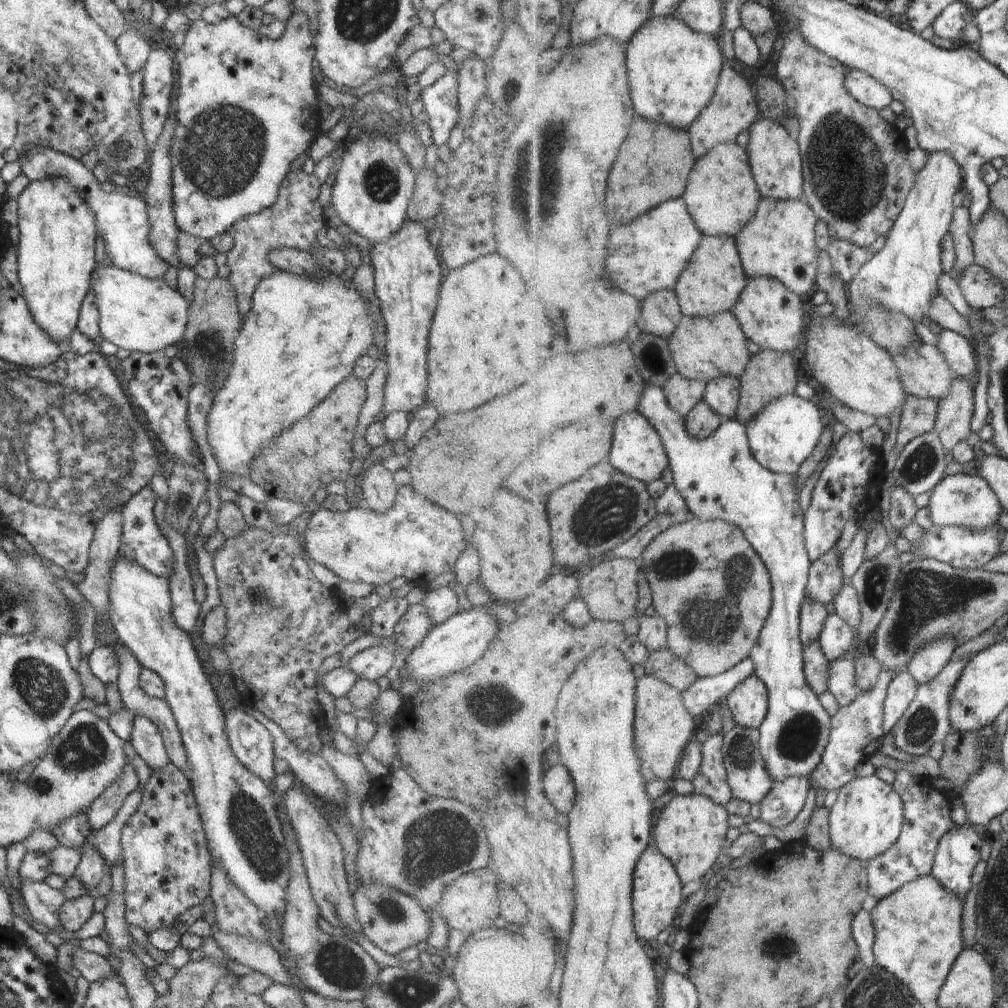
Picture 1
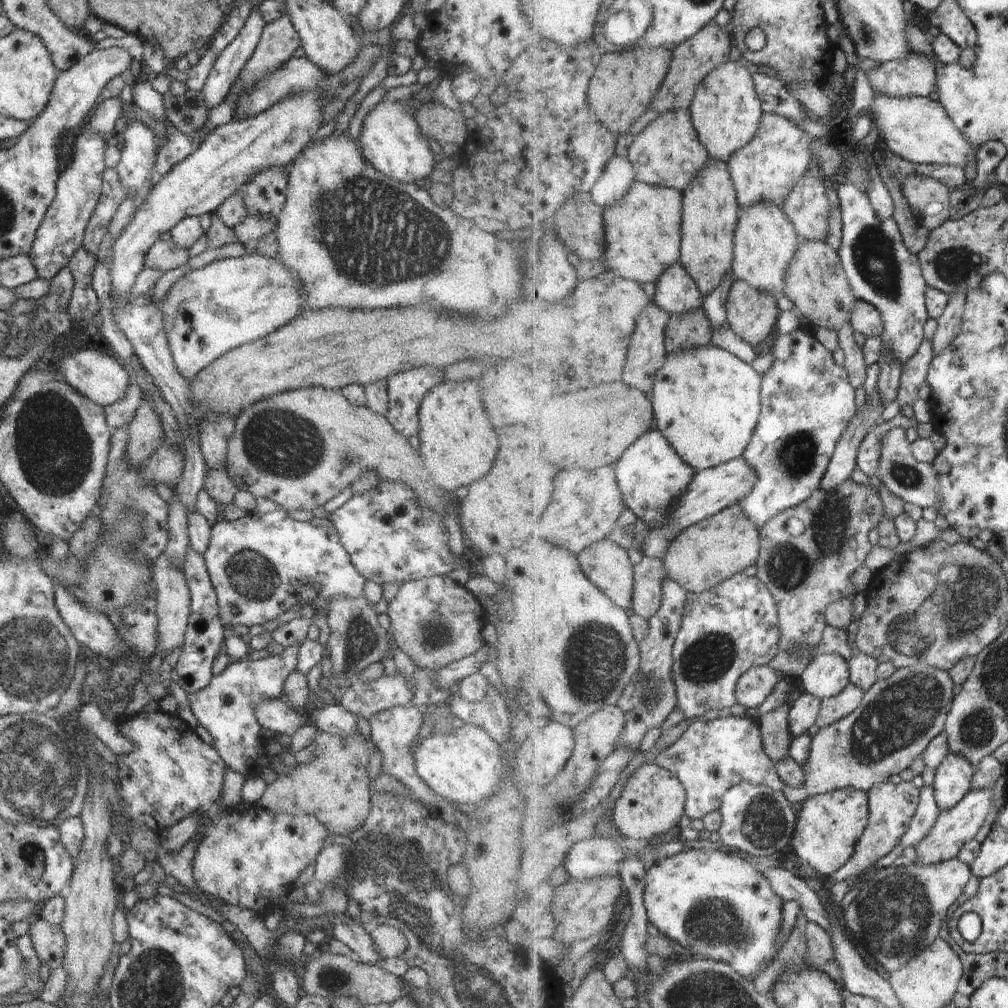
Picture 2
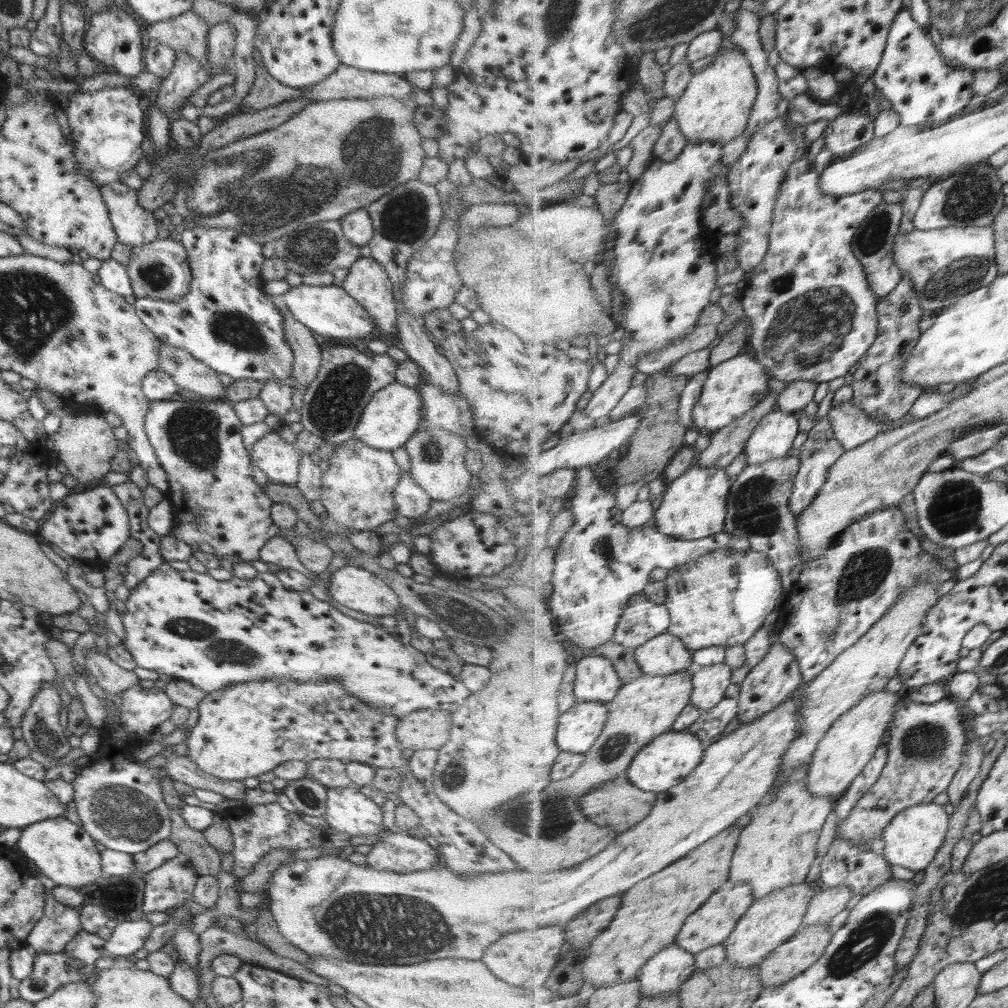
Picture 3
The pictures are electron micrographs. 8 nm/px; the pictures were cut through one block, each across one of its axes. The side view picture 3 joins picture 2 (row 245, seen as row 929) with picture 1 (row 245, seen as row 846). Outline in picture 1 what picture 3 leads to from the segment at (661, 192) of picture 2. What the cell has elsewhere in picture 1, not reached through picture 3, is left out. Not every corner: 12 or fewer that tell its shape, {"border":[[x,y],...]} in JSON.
{"border":[[704,236],[675,286],[684,315],[733,310],[750,280],[734,237]]}

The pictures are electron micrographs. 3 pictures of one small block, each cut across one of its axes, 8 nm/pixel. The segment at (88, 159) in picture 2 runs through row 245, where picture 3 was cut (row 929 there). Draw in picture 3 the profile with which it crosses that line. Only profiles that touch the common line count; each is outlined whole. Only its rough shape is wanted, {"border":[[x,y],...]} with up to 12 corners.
{"border":[[32,860],[32,874],[45,886],[42,918],[26,942],[38,953],[63,951],[83,929],[80,908],[56,902],[56,884]]}

